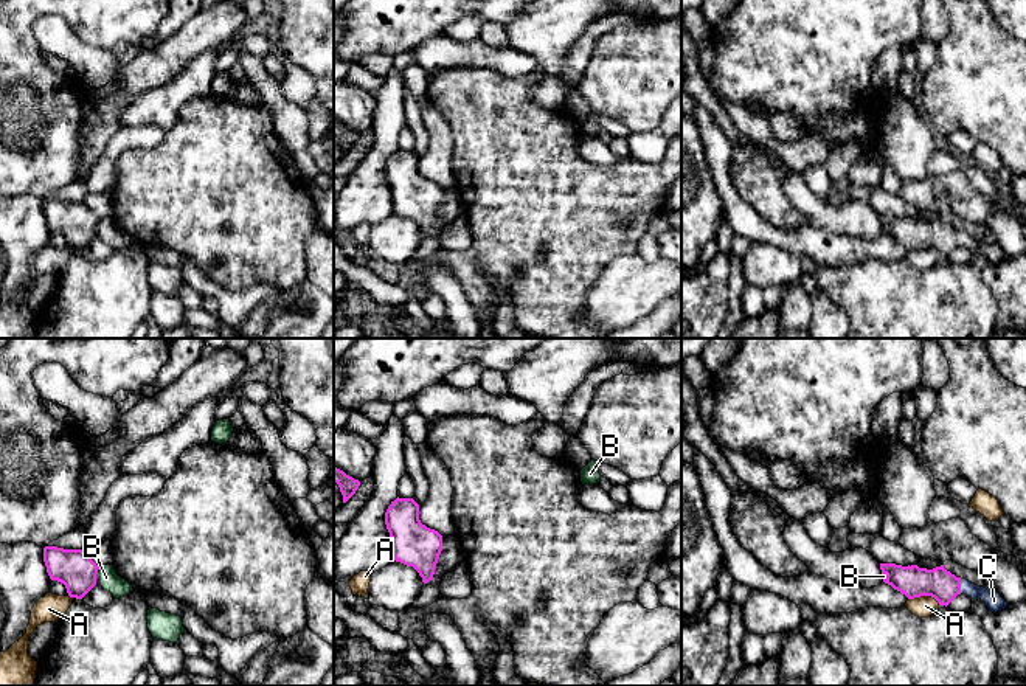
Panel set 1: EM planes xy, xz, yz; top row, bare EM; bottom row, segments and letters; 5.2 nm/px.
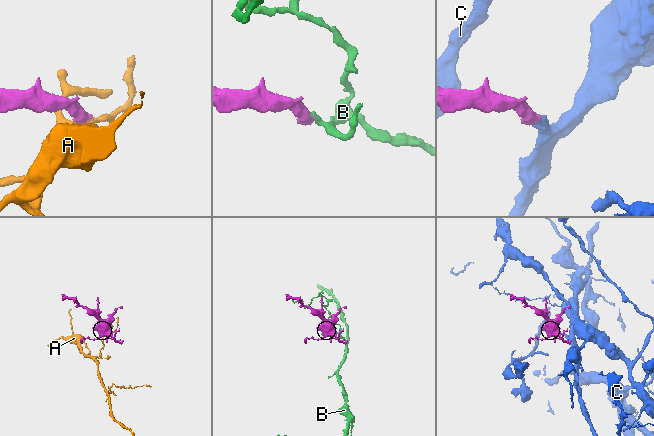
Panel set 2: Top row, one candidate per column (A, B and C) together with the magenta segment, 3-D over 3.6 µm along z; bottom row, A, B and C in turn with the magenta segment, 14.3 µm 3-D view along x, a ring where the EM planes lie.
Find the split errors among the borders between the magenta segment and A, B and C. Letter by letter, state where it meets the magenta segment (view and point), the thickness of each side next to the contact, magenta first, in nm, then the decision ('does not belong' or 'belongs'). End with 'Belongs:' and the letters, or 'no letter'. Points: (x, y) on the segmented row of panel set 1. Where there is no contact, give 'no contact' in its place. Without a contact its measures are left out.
A: meets magenta in yz at (924, 595); 160 nm thick on the magenta side, 110 nm on the other; does not belong
B: meets magenta in xy at (95, 576); 200 nm thick on the magenta side, 110 nm on the other; does not belong
C: meets magenta in yz at (960, 587); 160 nm thick on the magenta side, 90 nm on the other; belongs
Belongs: C

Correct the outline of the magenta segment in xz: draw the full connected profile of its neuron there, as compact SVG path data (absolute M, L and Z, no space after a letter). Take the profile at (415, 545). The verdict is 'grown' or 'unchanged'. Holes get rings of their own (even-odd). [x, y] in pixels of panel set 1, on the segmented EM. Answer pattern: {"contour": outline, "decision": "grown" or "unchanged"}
{"contour": "M396 498L385 512L396 562L413 566L422 582L433 579L442 551L442 535L419 520L419 504L413 498Z", "decision": "unchanged"}

